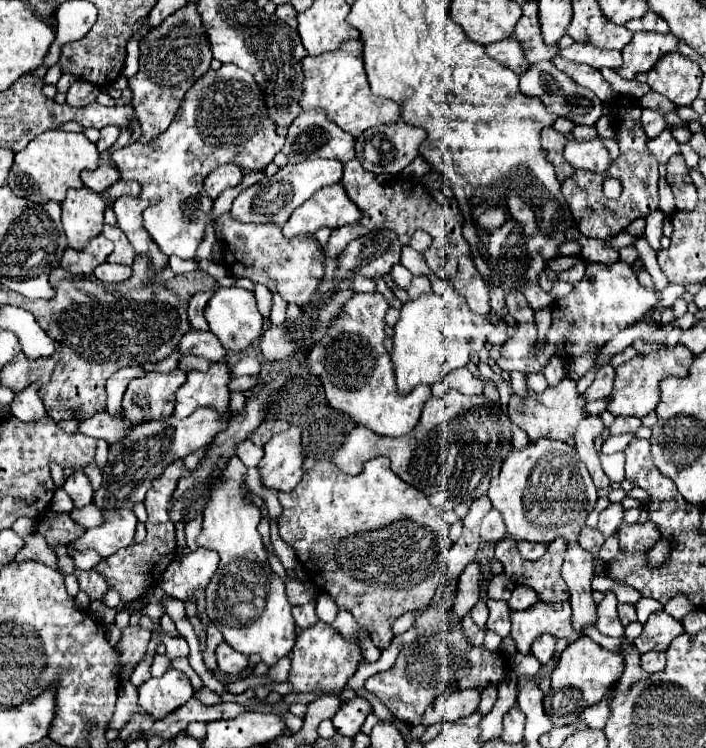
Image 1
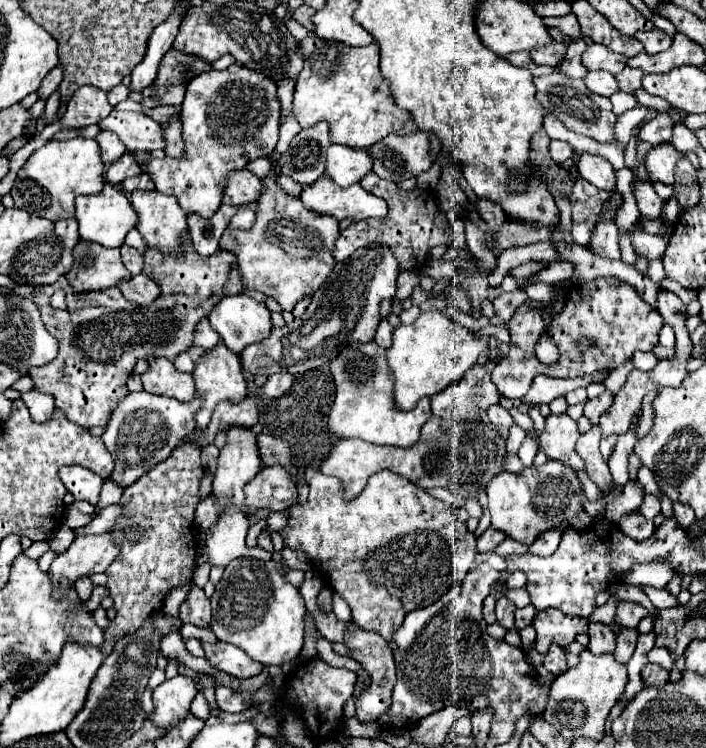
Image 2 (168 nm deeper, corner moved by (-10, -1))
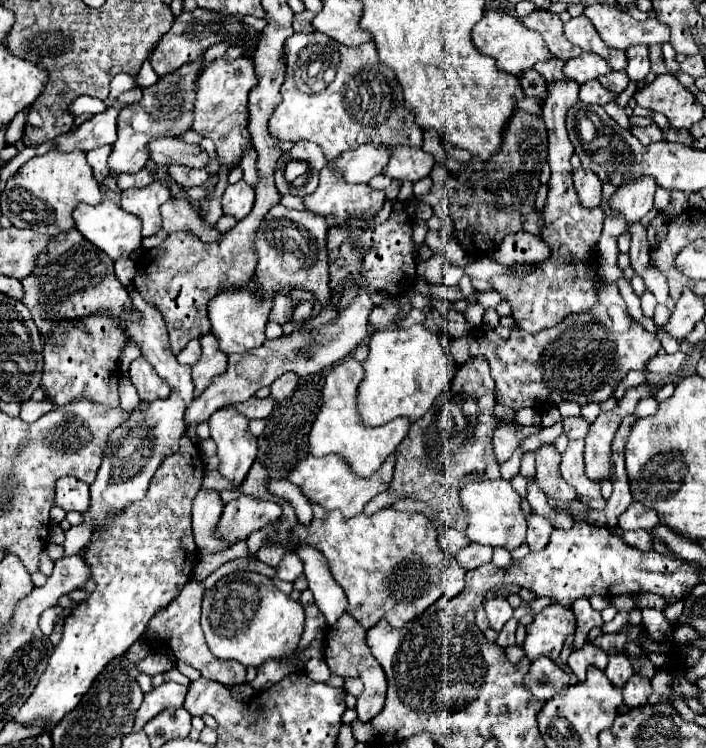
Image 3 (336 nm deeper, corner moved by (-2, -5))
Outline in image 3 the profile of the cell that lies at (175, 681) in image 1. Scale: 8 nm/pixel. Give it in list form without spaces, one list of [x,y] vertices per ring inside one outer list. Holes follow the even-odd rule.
[[[165,682],[159,688],[155,688],[153,692],[145,694],[145,700],[143,700],[141,708],[137,710],[133,730],[139,732],[149,720],[153,720],[159,712],[163,712],[167,708],[181,708],[185,696],[187,696],[187,686],[181,686],[175,682]]]

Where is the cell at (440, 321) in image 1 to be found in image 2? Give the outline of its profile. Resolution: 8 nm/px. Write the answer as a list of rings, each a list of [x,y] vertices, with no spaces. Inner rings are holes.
[[[427,310],[413,324],[393,330],[393,344],[385,350],[387,366],[393,374],[393,404],[399,410],[413,410],[421,398],[431,398],[445,386],[463,378],[485,350],[487,338],[477,338],[473,330],[453,322],[445,312]]]

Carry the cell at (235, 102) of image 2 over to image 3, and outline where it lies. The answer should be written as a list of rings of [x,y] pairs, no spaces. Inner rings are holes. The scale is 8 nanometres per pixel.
[[[217,58],[197,78],[197,98],[193,106],[191,130],[215,142],[217,162],[227,170],[239,166],[243,158],[243,150],[251,146],[251,138],[249,138],[251,134],[247,130],[247,118],[249,118],[247,96],[255,84],[257,84],[257,76],[253,70],[253,62],[249,58],[237,58],[233,62],[225,58]]]

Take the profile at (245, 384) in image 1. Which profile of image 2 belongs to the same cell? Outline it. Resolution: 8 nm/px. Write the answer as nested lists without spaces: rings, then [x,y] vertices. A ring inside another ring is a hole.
[[[273,374],[269,376],[267,384],[259,390],[259,396],[261,398],[277,398],[277,396],[283,396],[291,390],[293,386],[293,376],[291,374]]]

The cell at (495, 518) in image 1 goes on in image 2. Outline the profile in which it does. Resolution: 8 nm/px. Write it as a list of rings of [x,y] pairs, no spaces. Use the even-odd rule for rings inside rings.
[[[487,528],[487,530],[477,538],[477,552],[491,552],[491,550],[495,550],[503,540],[505,540],[505,534],[503,534],[503,532]]]

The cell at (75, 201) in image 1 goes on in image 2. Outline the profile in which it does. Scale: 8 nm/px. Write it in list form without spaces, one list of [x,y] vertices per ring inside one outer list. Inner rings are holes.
[[[105,184],[103,192],[97,196],[77,196],[75,200],[77,212],[75,218],[79,222],[79,234],[87,242],[97,242],[105,248],[121,248],[125,244],[125,236],[139,224],[135,208],[131,206],[125,192],[113,184]]]

